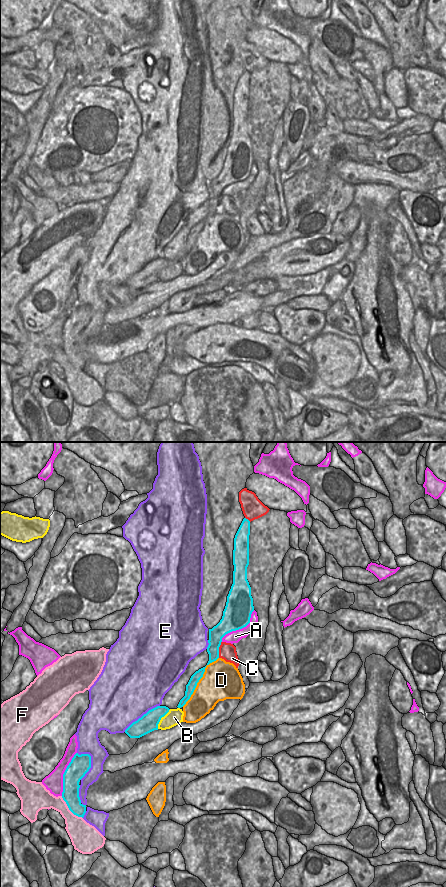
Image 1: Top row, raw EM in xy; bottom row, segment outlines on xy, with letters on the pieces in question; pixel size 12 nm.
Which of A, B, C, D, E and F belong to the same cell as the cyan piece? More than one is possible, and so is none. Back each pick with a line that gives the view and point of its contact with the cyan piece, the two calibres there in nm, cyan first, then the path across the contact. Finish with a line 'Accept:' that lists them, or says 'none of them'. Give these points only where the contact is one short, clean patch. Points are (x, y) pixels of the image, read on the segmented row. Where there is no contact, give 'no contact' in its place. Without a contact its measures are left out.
Accept: none of them

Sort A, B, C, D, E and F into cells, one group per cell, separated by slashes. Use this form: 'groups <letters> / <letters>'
groups A / B / C / D / E / F

